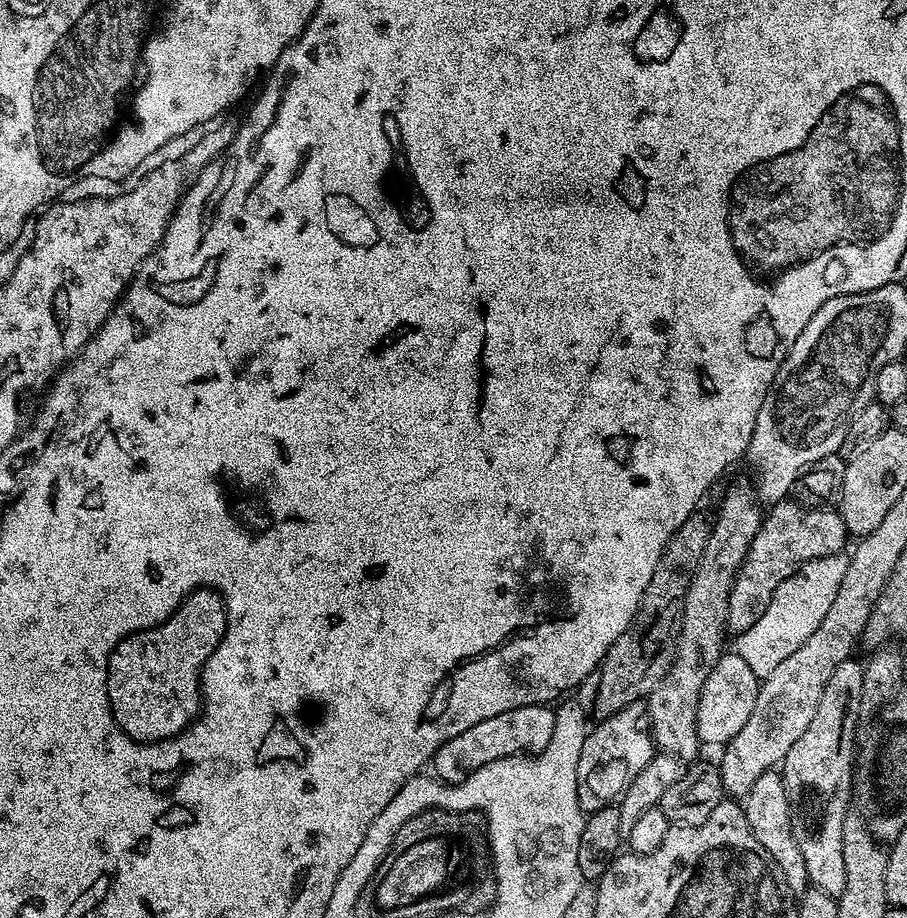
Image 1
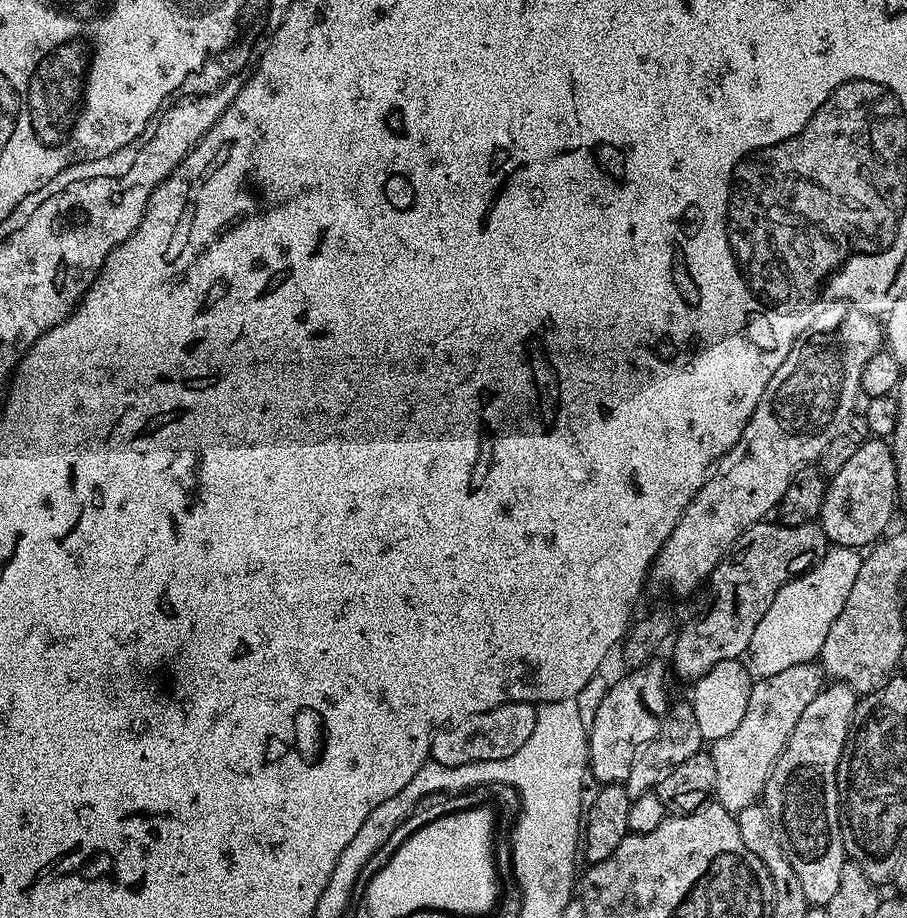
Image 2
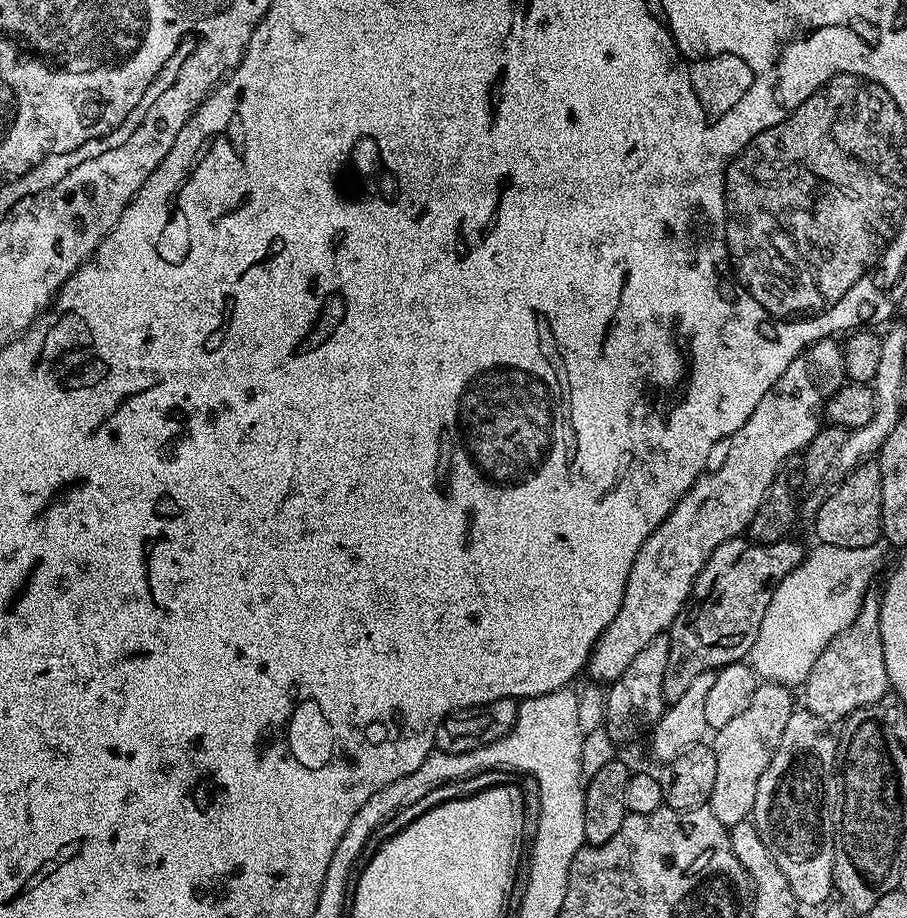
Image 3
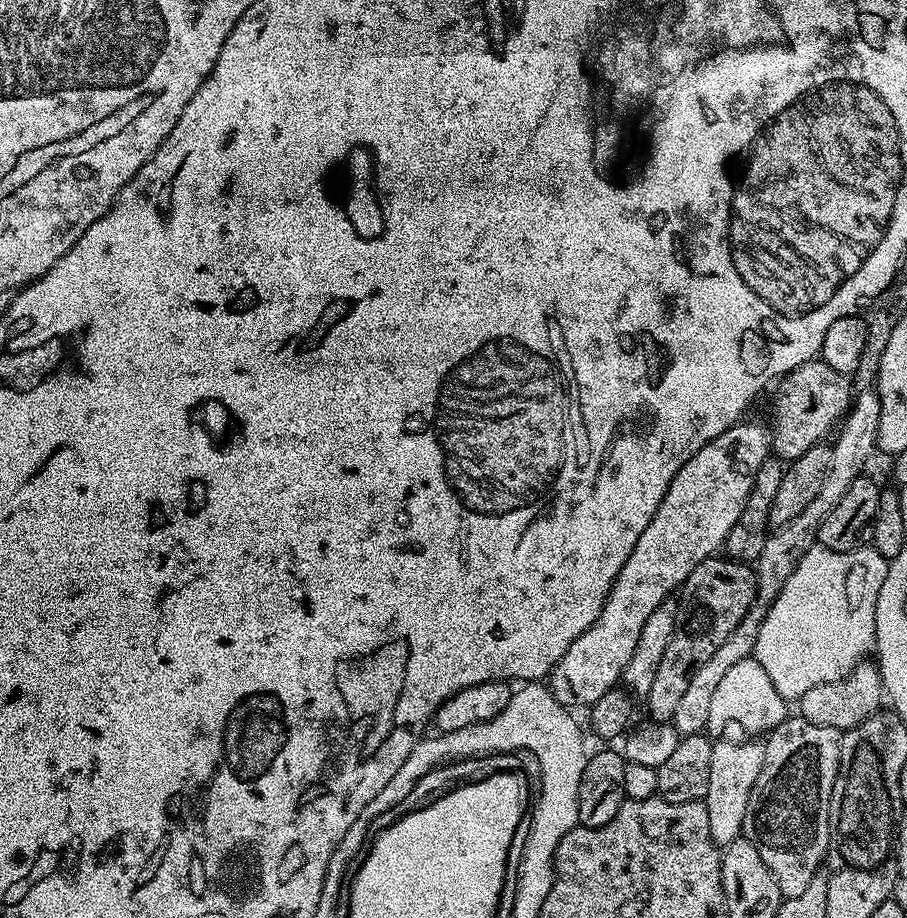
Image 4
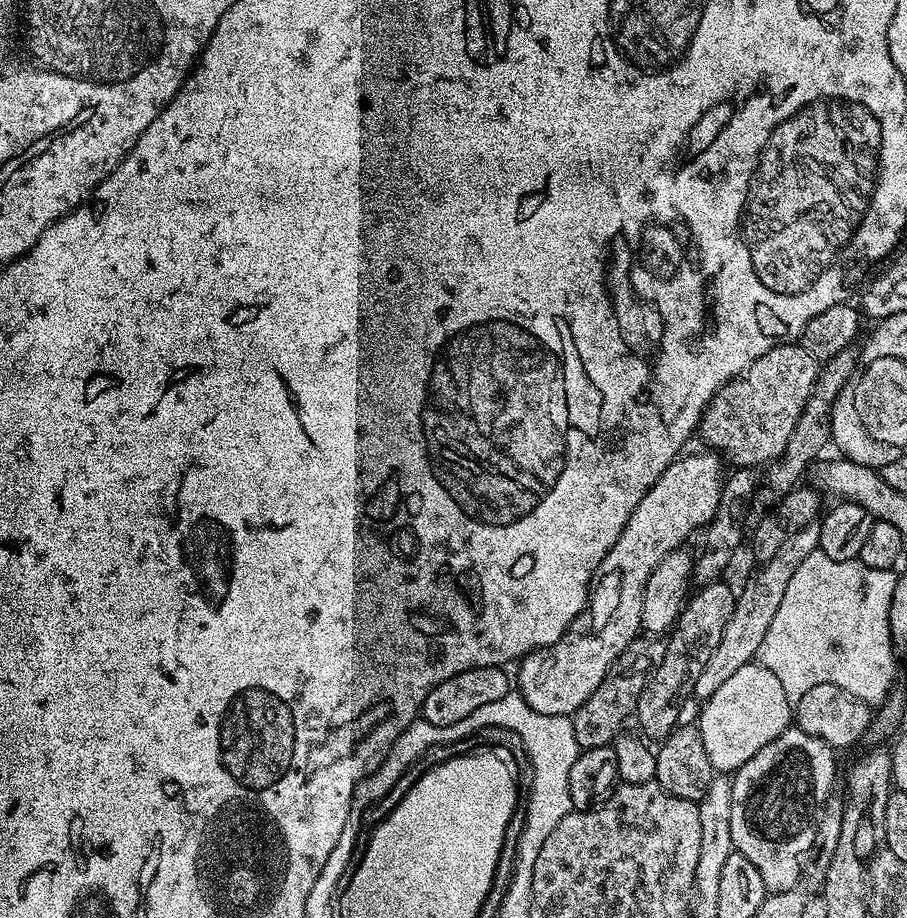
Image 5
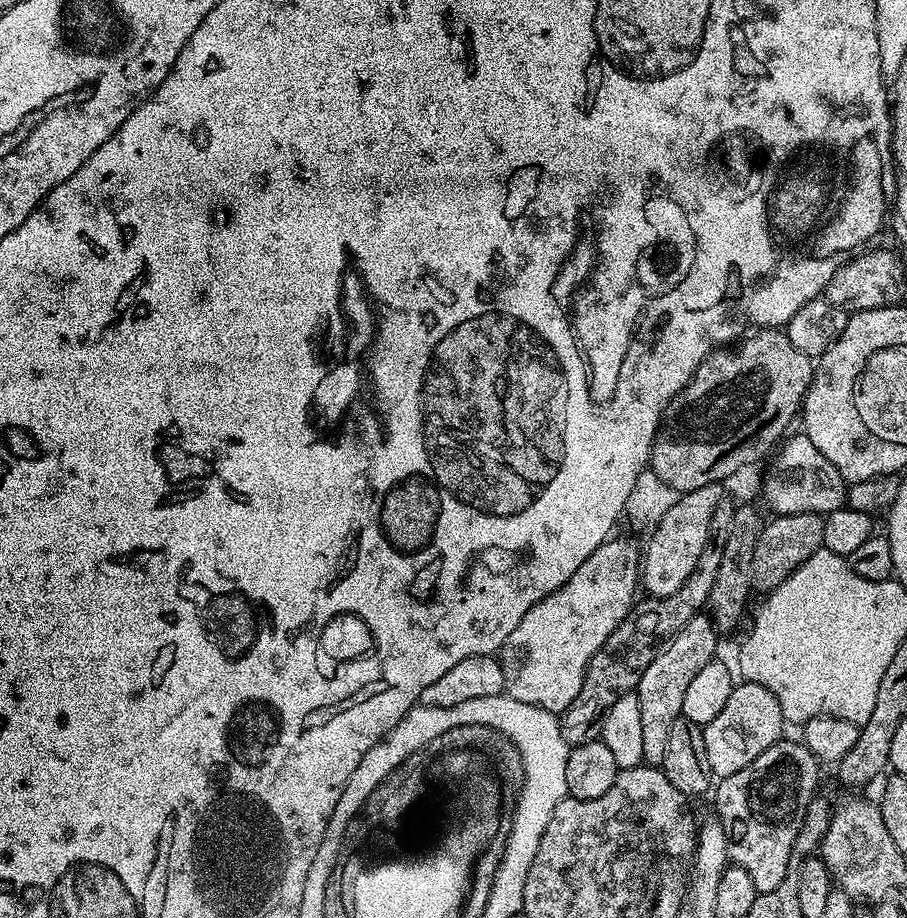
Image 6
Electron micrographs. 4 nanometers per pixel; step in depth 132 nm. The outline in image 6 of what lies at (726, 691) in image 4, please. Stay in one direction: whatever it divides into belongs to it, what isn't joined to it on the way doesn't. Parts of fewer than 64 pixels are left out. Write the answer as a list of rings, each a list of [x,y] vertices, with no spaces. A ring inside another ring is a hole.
[[[740,682],[735,685],[726,702],[726,706],[710,723],[703,725],[706,742],[706,758],[710,758],[712,775],[723,778],[730,774],[738,774],[758,754],[770,750],[785,735],[786,721],[782,714],[782,706],[778,706],[778,698],[757,684]]]

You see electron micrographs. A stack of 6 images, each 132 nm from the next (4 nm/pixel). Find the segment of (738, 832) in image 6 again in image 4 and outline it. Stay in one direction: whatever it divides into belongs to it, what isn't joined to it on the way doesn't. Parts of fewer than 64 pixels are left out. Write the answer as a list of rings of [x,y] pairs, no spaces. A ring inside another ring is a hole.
[[[796,714],[785,718],[777,728],[767,733],[763,741],[762,770],[758,770],[758,782],[754,782],[754,790],[750,790],[750,802],[746,802],[746,822],[742,834],[754,842],[758,854],[762,854],[762,862],[770,866],[770,874],[774,874],[778,882],[781,897],[802,894],[802,890],[810,886],[810,880],[825,863],[828,854],[828,807],[840,765],[841,735],[838,729],[814,725]]]

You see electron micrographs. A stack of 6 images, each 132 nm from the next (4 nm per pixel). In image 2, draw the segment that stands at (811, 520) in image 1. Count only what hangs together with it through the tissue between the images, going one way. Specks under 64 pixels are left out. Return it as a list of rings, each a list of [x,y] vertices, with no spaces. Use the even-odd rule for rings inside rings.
[[[761,522],[750,526],[747,530],[739,536],[734,542],[732,549],[726,553],[726,555],[720,559],[718,566],[712,572],[711,576],[706,581],[706,589],[708,588],[708,605],[685,626],[684,629],[677,631],[674,636],[676,645],[672,648],[672,664],[670,660],[670,668],[677,672],[682,679],[688,680],[687,682],[695,682],[700,679],[701,676],[705,676],[711,668],[718,666],[718,662],[726,662],[727,660],[738,660],[741,659],[747,653],[748,647],[750,646],[750,638],[754,638],[754,630],[758,627],[758,622],[762,622],[762,614],[766,614],[766,610],[770,610],[770,602],[774,602],[774,594],[778,594],[778,590],[781,586],[787,582],[787,580],[793,580],[794,577],[800,576],[803,572],[808,571],[813,564],[817,564],[824,555],[827,554],[830,547],[826,534],[820,528],[819,523],[813,522],[811,524],[799,524],[798,526],[790,526],[789,524],[782,524],[779,522]]]

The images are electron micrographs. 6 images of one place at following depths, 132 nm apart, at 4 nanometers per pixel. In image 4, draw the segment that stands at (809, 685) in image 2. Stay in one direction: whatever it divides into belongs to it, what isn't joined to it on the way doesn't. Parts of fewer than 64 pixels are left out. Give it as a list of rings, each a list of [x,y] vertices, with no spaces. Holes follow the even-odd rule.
[[[756,738],[744,739],[748,740],[717,739],[710,750],[710,786],[706,786],[703,801],[706,818],[710,818],[710,838],[718,846],[734,842],[734,838],[742,835],[746,802],[750,802],[750,790],[754,790],[754,782],[758,782],[758,770],[762,770],[763,743]]]

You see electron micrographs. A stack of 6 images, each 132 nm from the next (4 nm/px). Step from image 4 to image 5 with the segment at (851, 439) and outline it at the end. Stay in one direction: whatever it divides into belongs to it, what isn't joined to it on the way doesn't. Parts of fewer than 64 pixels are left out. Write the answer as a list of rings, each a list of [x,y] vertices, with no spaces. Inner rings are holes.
[[[819,523],[808,524],[802,530],[791,533],[788,539],[774,554],[774,558],[763,561],[760,569],[744,584],[744,589],[736,592],[734,614],[730,614],[730,622],[726,622],[726,630],[722,634],[714,654],[710,654],[710,662],[702,666],[702,674],[698,674],[698,682],[694,689],[696,700],[703,702],[711,698],[714,690],[727,682],[734,670],[742,670],[742,666],[753,663],[760,655],[762,638],[766,638],[766,630],[770,630],[770,622],[774,622],[774,614],[778,606],[782,606],[782,597],[786,595],[786,586],[790,586],[790,578],[794,578],[794,570],[810,558],[812,552],[820,547]]]

